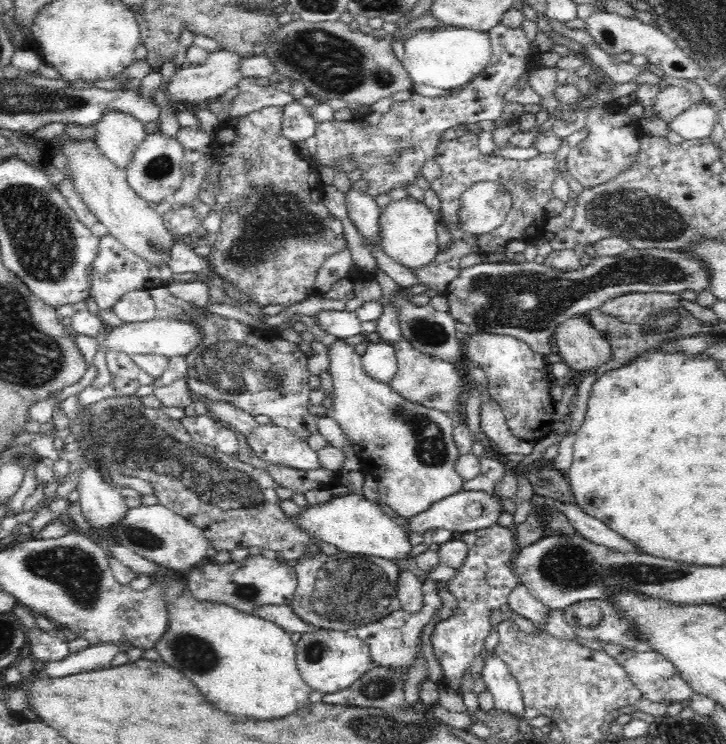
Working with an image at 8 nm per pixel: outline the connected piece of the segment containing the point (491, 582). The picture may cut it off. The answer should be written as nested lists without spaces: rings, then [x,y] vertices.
[[[496,522],[488,528],[475,530],[475,534],[477,539],[469,548],[464,564],[456,570],[453,579],[445,582],[446,590],[457,599],[456,615],[436,623],[431,634],[434,656],[443,672],[441,682],[449,684],[459,694],[462,694],[459,684],[465,668],[478,654],[488,650],[493,627],[490,612],[506,604],[512,589],[520,583],[512,566],[516,545],[514,527],[503,527]]]

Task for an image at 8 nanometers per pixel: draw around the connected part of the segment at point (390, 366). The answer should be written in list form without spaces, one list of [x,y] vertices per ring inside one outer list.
[[[373,337],[361,352],[361,364],[364,373],[380,383],[390,384],[398,374],[398,358],[392,344]]]

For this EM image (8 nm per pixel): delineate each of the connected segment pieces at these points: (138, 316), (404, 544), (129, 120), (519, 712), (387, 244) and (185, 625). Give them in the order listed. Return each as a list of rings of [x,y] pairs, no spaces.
[[[132,290],[114,304],[114,314],[123,322],[148,322],[156,316],[155,302],[148,290]]]
[[[348,494],[334,497],[319,506],[301,509],[301,516],[288,517],[298,523],[310,538],[334,544],[339,551],[357,555],[368,555],[388,560],[410,560],[412,544],[404,526],[388,517],[374,502],[363,496]]]
[[[108,110],[94,127],[99,151],[114,167],[126,172],[133,162],[135,150],[146,136],[144,122],[131,114]]]
[[[495,653],[484,660],[481,675],[492,693],[496,710],[525,718],[525,704],[519,682],[510,675],[509,666]]]
[[[409,195],[403,200],[392,201],[386,208],[380,210],[378,221],[382,231],[380,241],[382,241],[383,250],[402,266],[411,269],[426,266],[434,261],[440,252],[436,233],[438,218],[423,202],[414,200]]]
[[[176,594],[176,598],[168,602],[165,610],[167,610],[167,629],[164,630],[164,634],[160,637],[160,642],[156,643],[154,649],[158,650],[160,654],[159,658],[164,664],[172,668],[178,668],[186,678],[190,678],[190,680],[200,688],[200,692],[208,698],[208,702],[220,706],[220,710],[228,710],[228,714],[240,714],[240,716],[248,716],[248,718],[277,719],[284,718],[284,716],[288,716],[300,707],[310,703],[309,696],[312,692],[312,688],[308,686],[307,682],[304,682],[304,679],[299,673],[296,646],[294,642],[292,642],[290,633],[280,628],[275,622],[260,618],[258,615],[244,613],[244,611],[236,609],[236,607],[232,605],[226,605],[226,603],[202,601],[202,599],[196,599],[192,596],[186,596],[185,594]]]

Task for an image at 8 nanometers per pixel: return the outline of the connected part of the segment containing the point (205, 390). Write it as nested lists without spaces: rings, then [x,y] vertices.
[[[206,310],[203,315],[190,314],[191,320],[200,326],[204,331],[204,340],[192,350],[190,355],[185,357],[185,360],[188,362],[188,371],[187,371],[187,384],[190,388],[190,391],[194,396],[205,397],[212,402],[230,402],[233,406],[240,408],[242,411],[247,414],[255,416],[266,415],[270,417],[272,421],[272,425],[276,427],[281,427],[284,429],[290,430],[296,437],[302,439],[308,439],[312,434],[317,432],[317,420],[316,417],[311,416],[308,408],[311,407],[311,403],[309,401],[309,395],[311,392],[309,386],[309,377],[311,376],[310,370],[308,370],[307,360],[308,358],[306,354],[291,341],[285,340],[282,338],[276,331],[268,330],[268,329],[258,329],[256,327],[247,327],[235,319],[225,318],[216,313],[210,313],[210,311]]]

